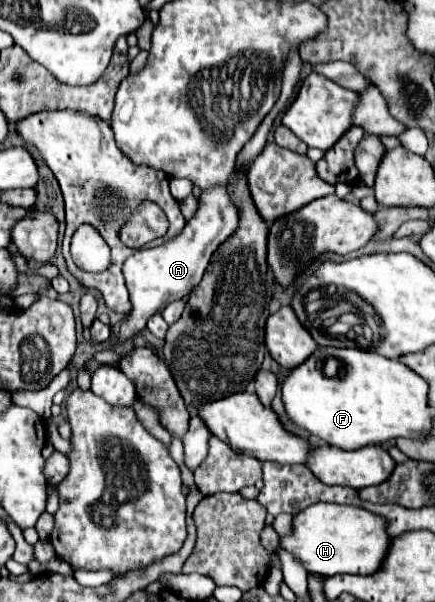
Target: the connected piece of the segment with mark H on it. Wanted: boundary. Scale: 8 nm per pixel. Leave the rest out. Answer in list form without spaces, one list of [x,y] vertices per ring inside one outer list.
[[[318,502],[294,516],[292,532],[278,540],[278,548],[292,554],[308,572],[330,578],[336,574],[372,574],[384,560],[388,542],[384,518],[356,506]]]

